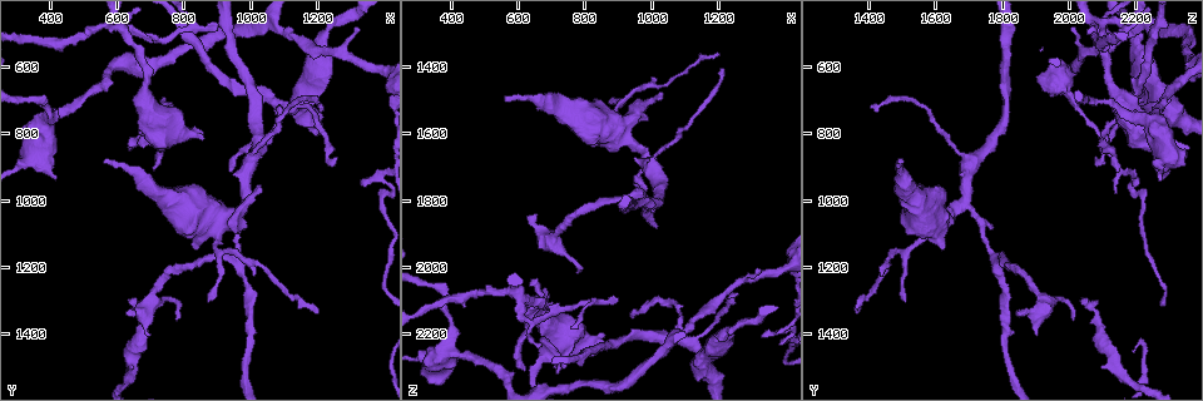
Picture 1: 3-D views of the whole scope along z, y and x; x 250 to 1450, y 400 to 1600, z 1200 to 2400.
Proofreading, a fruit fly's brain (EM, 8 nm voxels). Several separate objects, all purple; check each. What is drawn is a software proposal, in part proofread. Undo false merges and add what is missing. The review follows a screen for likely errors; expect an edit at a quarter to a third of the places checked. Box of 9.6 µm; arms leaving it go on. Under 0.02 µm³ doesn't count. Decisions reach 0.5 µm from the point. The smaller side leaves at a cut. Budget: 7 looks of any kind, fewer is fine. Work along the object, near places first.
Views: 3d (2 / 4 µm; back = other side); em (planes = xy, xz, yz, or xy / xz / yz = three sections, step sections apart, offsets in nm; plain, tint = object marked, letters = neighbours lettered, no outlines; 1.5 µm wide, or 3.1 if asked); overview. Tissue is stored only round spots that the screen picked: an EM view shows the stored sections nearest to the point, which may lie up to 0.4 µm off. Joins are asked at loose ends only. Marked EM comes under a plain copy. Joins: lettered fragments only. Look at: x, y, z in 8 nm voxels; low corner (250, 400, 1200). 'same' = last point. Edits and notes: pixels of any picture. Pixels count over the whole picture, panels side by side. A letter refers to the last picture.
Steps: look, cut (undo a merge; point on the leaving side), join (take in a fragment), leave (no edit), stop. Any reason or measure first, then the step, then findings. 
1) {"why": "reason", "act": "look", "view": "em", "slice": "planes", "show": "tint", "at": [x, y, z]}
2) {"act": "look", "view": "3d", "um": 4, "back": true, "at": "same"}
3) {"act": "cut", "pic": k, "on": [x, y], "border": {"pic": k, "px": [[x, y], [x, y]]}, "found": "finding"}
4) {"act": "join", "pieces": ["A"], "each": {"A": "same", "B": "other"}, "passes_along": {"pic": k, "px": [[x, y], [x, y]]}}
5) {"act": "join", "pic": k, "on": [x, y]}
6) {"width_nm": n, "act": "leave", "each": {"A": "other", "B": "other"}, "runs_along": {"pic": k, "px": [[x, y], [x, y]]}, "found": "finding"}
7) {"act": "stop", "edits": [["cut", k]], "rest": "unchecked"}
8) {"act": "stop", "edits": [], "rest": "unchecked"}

{"why": "abrupt turn", "act": "look", "view": "3d", "um": 2, "back": true, "at": [900, 1150, 1510]}

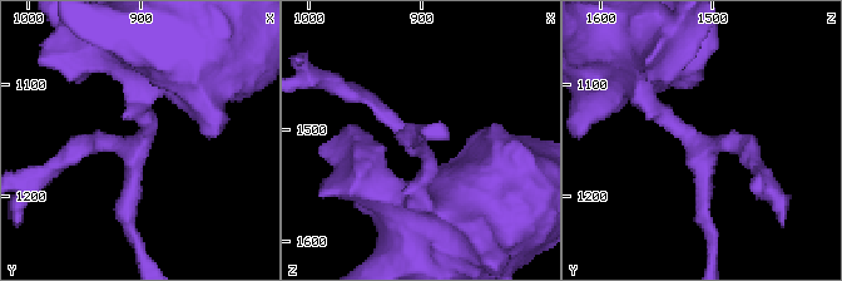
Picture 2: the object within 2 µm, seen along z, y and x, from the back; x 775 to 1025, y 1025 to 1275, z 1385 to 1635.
{"why": "now the EM", "act": "look", "view": "em", "slice": "planes", "show": "letters", "at": [902, 1158, 1514]}

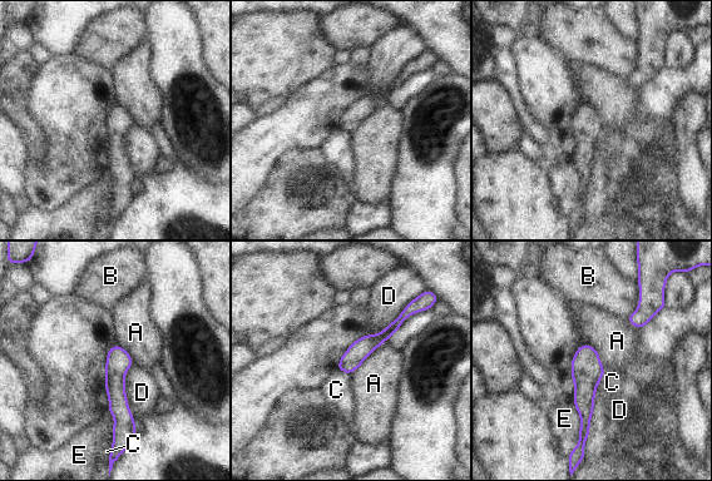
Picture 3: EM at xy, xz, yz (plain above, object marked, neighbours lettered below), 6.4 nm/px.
{"act": "leave", "each": {"A": "other", "B": "other", "C": "other", "D": "other", "E": "other"}, "runs_along": {"pic": 3, "px": [[584, 347], [584, 432], [582, 435]]}, "found": "one cell here"}

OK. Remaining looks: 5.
{"why": "looks like a crossing", "act": "look", "view": "3d", "um": 2, "at": [1150, 710, 2270]}

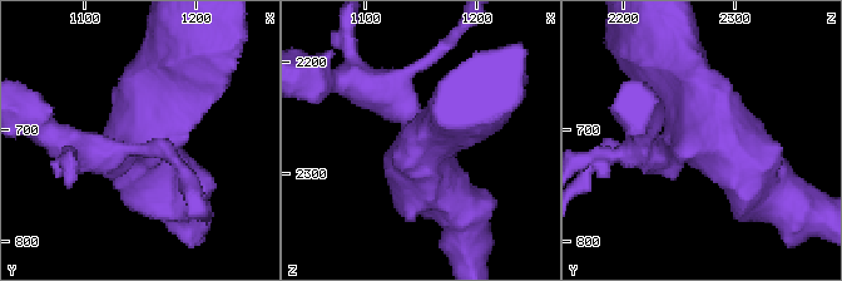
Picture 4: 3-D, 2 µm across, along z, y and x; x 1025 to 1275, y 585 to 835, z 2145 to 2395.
{"arms": 4, "why": "need the tissue", "act": "look", "view": "em", "slice": "planes", "show": "letters", "at": [1154, 708, 2274]}

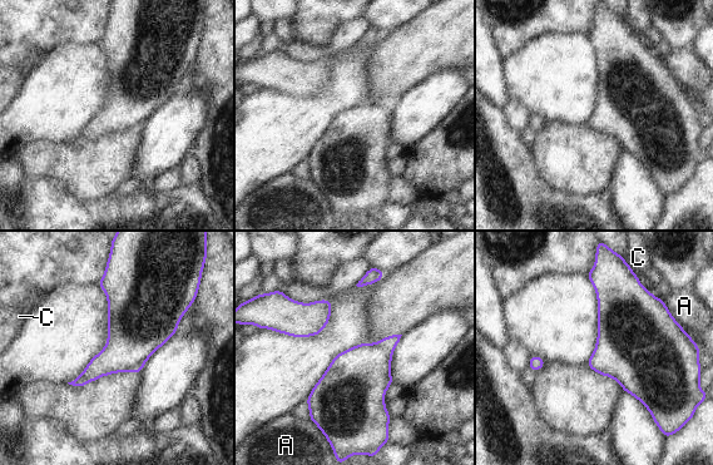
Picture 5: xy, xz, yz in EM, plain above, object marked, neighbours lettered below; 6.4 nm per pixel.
{"act": "leave", "each": {"A": "other", "C": "other"}, "border": {"pic": 5, "px": [[310, 417], [323, 434], [338, 464]]}, "found": "one cell here"}

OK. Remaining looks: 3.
{"why": "an open end", "act": "look", "view": "3d", "um": 4, "back": true, "at": [710, 910, 2300]}

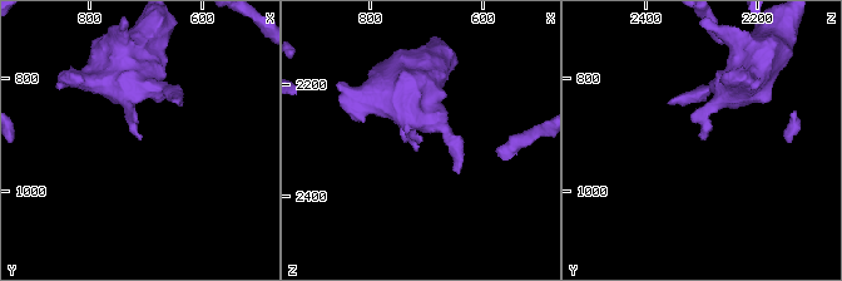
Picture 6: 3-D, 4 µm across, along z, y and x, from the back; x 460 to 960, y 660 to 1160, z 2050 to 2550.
{"why": "now the EM", "act": "look", "view": "em", "slice": "planes", "show": "letters", "at": [710, 910, 2305]}

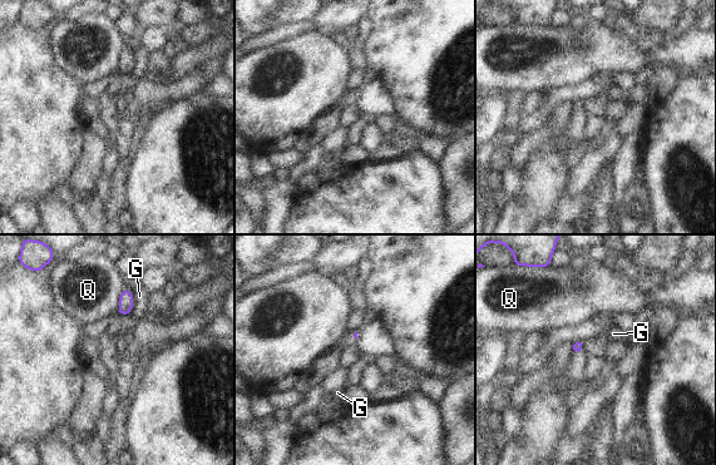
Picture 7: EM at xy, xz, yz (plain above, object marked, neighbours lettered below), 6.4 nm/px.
{"act": "leave", "each": {"G": "other", "Q": "other"}, "found": "none of them fits"}

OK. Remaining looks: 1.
{"act": "stop", "edits": [], "rest": "unchecked"}

